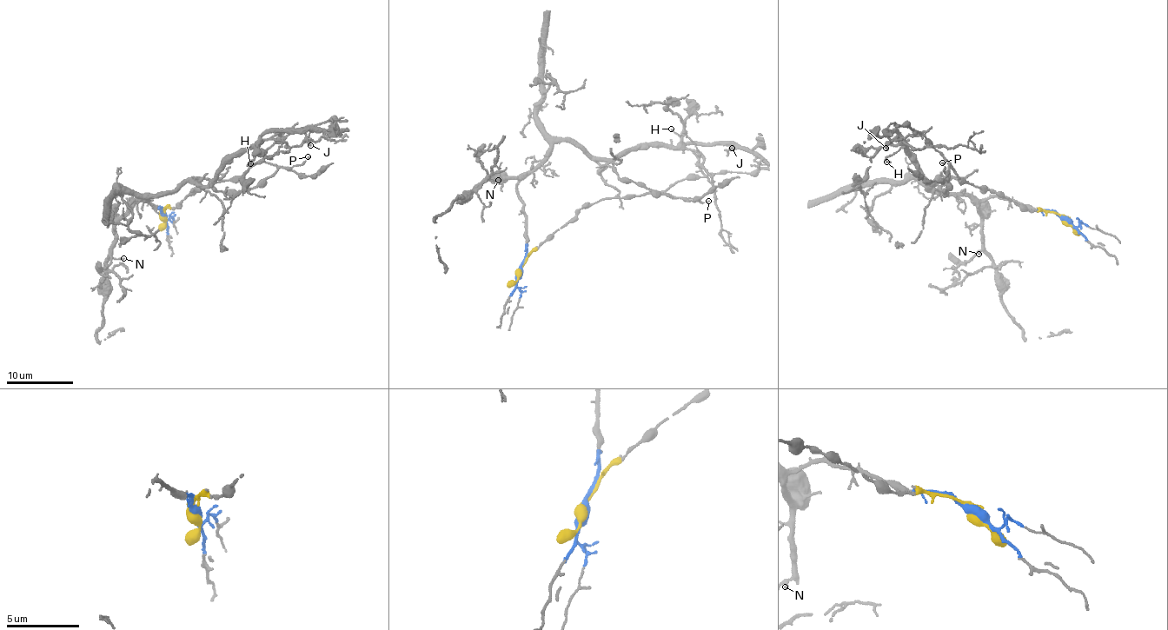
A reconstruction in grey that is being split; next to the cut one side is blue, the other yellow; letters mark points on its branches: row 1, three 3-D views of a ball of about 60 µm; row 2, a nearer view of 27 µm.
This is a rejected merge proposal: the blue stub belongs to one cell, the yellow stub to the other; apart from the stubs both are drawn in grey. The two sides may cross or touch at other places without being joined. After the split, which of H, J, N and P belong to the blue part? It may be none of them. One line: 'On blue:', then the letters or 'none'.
On blue: H, J, N

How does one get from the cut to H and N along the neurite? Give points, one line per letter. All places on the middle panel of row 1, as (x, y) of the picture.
H: (519, 271), (527, 224), (517, 183), (550, 147), (573, 141), (612, 159), (650, 146), (700, 155), (671, 129)
N: (519, 271), (527, 258), (527, 221), (523, 202), (517, 195), (517, 179), (487, 178), (498, 181)

